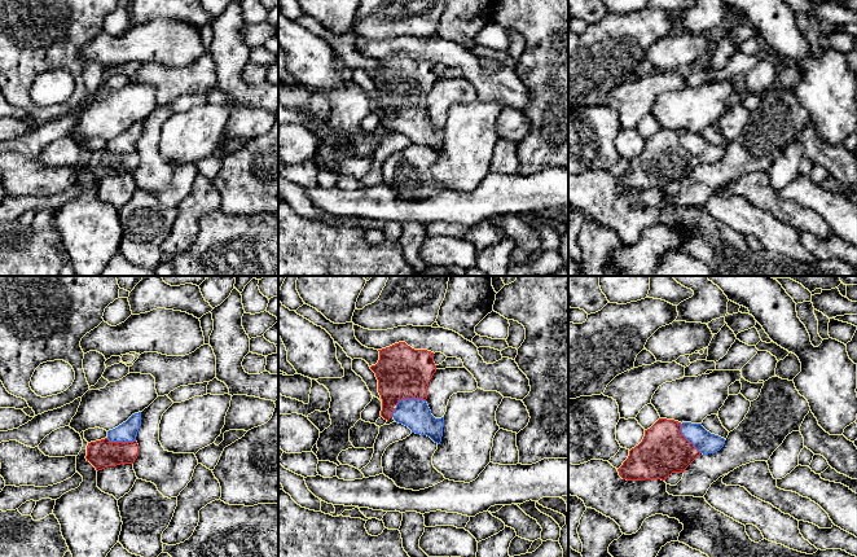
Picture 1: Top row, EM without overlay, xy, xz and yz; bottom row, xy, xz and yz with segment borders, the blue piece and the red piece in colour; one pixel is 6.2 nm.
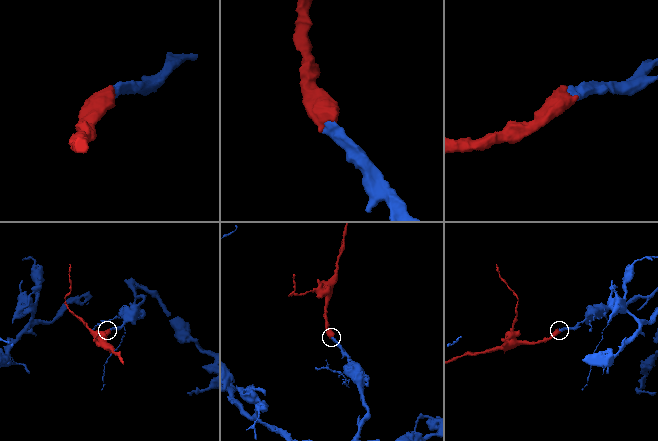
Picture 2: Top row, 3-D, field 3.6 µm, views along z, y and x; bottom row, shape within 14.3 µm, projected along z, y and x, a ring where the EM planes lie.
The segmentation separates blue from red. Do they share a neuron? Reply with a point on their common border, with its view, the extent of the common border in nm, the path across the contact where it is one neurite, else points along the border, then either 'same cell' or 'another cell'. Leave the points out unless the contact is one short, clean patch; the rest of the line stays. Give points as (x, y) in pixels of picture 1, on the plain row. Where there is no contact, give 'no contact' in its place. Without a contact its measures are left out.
contact xz (409, 109); length 190 nm; way xz (414, 123), (409, 109), (403, 82); same cell

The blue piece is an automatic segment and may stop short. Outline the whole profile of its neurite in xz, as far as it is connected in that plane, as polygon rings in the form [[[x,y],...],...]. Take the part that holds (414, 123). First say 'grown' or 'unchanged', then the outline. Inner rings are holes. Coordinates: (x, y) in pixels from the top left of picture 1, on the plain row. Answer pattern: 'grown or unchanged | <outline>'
grown | [[[399,52],[378,61],[379,70],[370,79],[378,89],[378,102],[382,109],[381,126],[387,131],[392,127],[396,132],[408,136],[412,142],[427,145],[435,153],[440,154],[444,127],[435,128],[426,113],[427,96],[436,82],[434,62],[414,60],[405,52]]]

